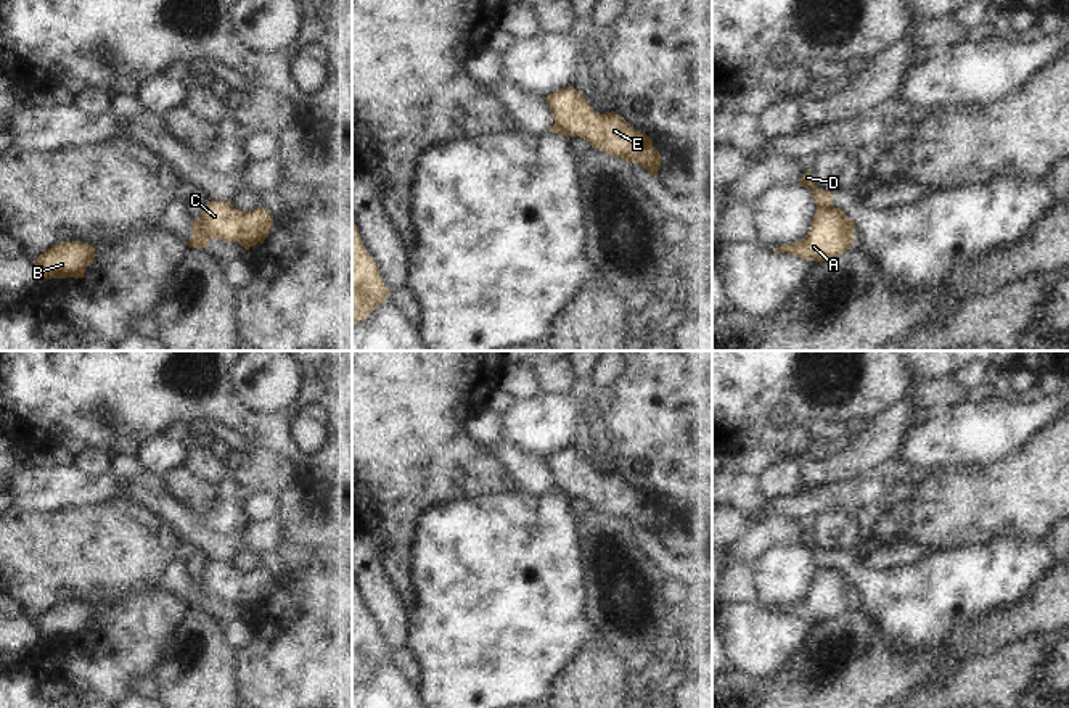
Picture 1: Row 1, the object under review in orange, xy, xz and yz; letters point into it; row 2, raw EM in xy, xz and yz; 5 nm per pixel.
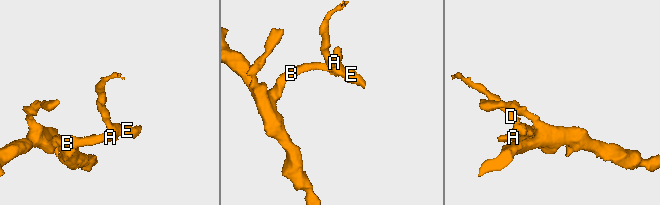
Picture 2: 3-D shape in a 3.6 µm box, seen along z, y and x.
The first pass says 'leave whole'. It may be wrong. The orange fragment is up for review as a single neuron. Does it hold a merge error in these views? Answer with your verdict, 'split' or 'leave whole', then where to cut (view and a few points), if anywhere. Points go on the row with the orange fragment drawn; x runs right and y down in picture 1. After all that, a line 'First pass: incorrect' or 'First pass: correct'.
split | yz (838, 208), (817, 209)
First pass: incorrect

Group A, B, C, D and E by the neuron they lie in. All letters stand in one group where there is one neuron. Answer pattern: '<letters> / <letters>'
A B C E / D

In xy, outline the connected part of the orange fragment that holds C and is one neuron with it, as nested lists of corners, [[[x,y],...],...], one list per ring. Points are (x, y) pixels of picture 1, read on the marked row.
[[[209,201],[193,230],[190,248],[207,248],[212,238],[235,241],[244,249],[262,243],[273,227],[273,216],[262,206],[252,211],[236,211],[230,201]]]

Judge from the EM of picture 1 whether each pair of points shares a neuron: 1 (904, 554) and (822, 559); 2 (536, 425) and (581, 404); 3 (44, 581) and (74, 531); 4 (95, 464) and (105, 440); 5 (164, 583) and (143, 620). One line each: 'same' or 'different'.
1: different
2: same
3: same
4: different
5: different

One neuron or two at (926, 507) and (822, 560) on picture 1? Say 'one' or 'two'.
two

